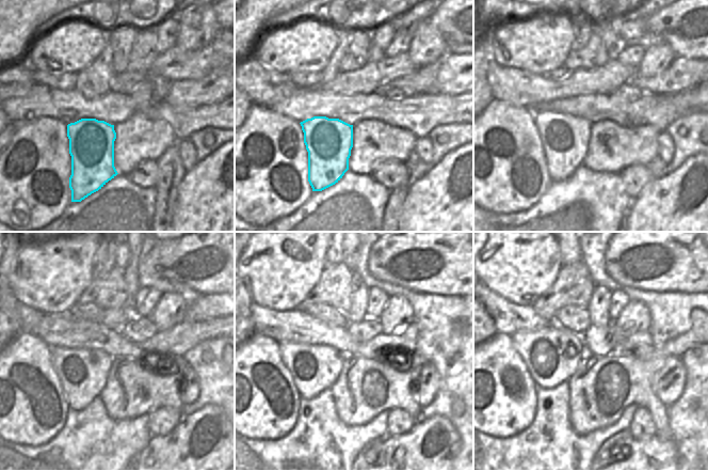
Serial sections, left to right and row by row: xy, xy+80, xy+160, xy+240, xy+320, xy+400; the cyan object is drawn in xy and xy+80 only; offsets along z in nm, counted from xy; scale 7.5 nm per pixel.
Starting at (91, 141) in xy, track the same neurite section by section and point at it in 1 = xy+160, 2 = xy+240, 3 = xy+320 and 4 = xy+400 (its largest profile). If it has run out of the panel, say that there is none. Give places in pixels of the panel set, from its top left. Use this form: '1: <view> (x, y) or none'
1: xy+160 (565, 138)
2: xy+240 (82, 373)
3: xy+320 (314, 367)
4: xy+400 (551, 356)

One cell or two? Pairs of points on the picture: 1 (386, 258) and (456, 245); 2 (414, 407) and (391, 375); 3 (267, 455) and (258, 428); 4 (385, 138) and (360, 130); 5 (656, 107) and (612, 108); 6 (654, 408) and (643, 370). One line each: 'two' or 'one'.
1: one
2: one
3: two
4: one
5: one
6: one

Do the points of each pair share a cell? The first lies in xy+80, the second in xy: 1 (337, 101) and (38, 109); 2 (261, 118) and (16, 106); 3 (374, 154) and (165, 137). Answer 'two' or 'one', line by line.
1: one
2: two
3: one

